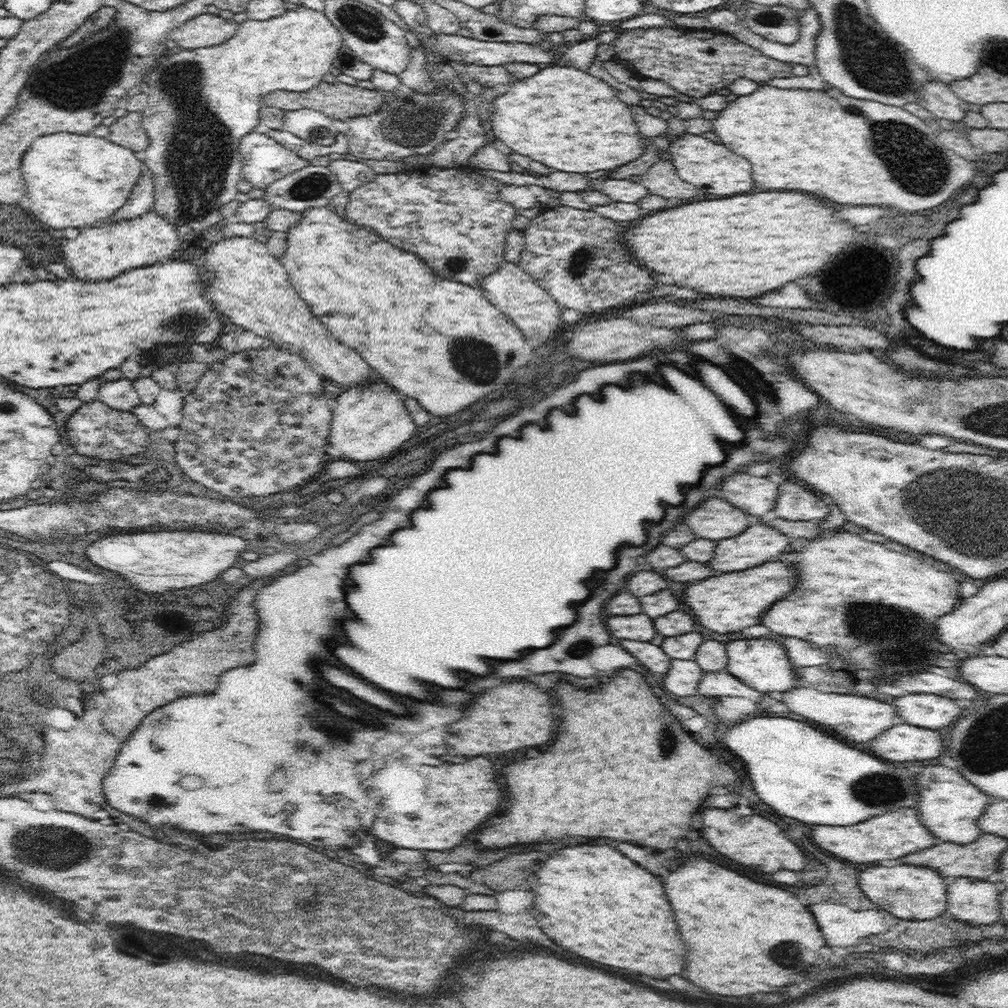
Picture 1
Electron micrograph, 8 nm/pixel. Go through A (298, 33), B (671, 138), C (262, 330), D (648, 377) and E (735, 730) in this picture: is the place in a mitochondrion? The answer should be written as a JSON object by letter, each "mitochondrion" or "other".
{"A":"other","B":"other","C":"other","D":"other","E":"other"}

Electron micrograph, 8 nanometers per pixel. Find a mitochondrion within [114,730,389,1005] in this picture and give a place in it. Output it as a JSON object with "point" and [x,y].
{"point":[259,867]}

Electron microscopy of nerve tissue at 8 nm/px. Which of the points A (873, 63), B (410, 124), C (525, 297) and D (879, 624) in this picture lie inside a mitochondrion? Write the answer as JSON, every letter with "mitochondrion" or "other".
{"A":"mitochondrion","B":"mitochondrion","C":"other","D":"mitochondrion"}

